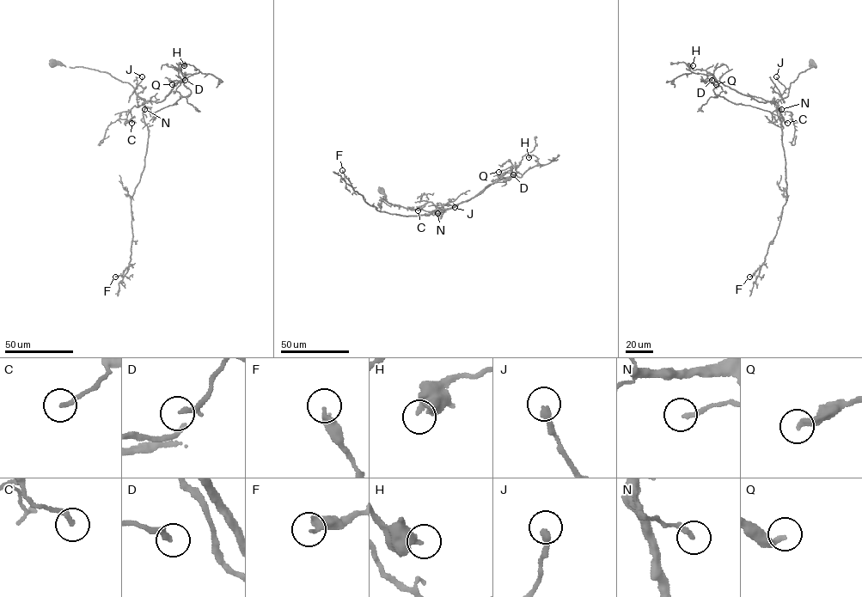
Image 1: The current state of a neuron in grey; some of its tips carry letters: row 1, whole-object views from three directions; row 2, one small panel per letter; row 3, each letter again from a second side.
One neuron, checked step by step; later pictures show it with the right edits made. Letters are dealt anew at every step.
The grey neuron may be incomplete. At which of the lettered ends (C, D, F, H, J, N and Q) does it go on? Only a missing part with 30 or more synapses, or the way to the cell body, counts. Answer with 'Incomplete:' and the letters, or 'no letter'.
Incomplete: no letter

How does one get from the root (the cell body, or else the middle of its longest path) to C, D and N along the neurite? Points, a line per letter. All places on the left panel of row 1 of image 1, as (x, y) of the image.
C: (52, 62), (106, 72), (128, 82), (144, 101), (131, 109), (131, 123)
D: (52, 62), (107, 72), (128, 82), (145, 102), (164, 100), (179, 82), (192, 75), (185, 80)
N: (52, 62), (106, 72), (128, 82), (136, 94), (144, 99), (144, 106), (148, 107), (144, 109)

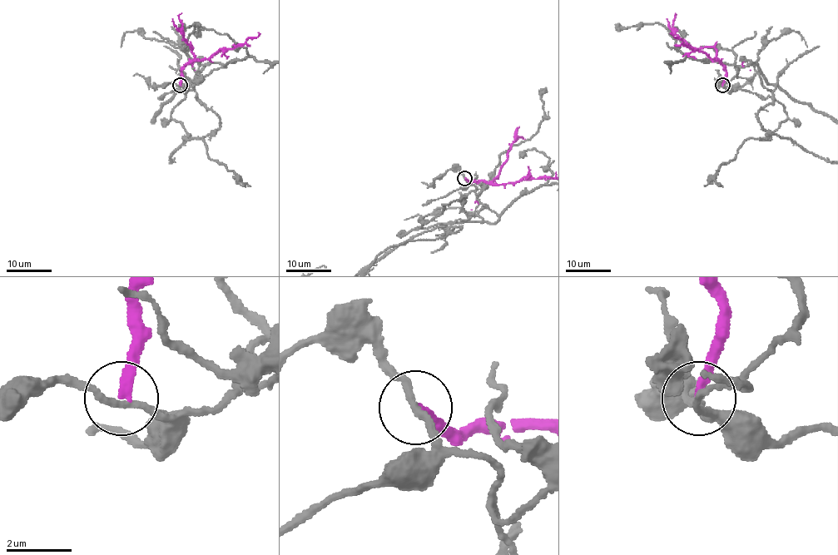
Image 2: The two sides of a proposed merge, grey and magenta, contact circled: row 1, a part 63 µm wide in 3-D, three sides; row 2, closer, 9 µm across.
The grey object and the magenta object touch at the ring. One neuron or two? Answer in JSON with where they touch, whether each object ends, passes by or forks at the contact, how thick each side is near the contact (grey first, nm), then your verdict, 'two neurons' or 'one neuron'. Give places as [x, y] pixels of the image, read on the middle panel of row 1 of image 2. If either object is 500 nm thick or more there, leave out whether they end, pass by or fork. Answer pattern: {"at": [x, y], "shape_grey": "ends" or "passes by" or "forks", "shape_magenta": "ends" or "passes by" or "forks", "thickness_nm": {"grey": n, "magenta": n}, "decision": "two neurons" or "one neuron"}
{"at": [464, 178], "shape_grey": "passes by", "shape_magenta": "ends", "thickness_nm": {"grey": 200, "magenta": 280}, "decision": "two neurons"}

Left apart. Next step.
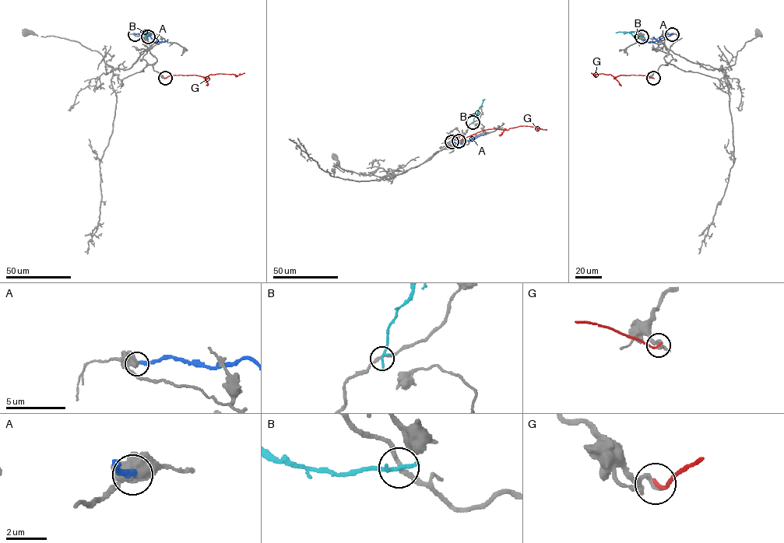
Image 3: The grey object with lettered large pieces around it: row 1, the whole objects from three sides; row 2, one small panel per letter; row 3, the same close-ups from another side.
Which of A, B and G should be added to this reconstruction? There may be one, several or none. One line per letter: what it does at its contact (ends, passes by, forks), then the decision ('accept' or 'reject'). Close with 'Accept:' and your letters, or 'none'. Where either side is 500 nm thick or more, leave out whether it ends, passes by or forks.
A: reject
B: it ends there; reject
G: it ends there; reject
Accept: none

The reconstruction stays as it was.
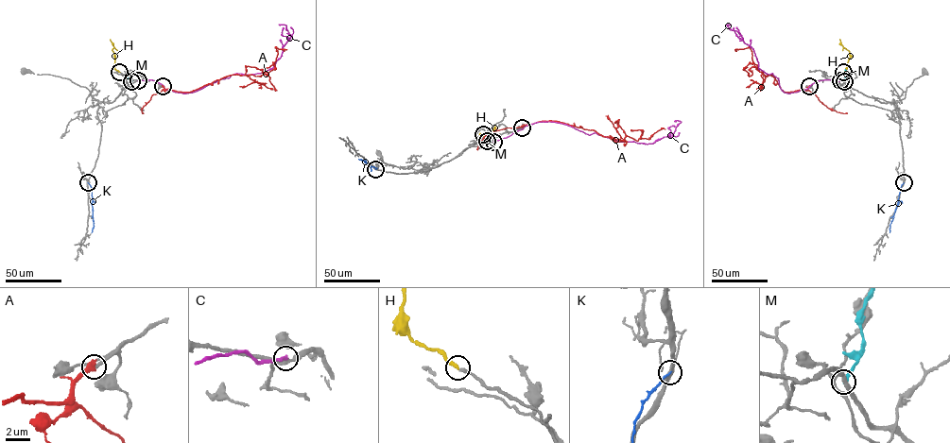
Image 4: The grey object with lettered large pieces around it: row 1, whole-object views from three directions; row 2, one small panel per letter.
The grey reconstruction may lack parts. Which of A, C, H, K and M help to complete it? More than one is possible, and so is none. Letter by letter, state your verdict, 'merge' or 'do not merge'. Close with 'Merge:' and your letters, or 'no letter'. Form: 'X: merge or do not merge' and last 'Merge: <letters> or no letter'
A: do not merge
C: do not merge
H: merge
K: do not merge
M: do not merge
Merge: H

